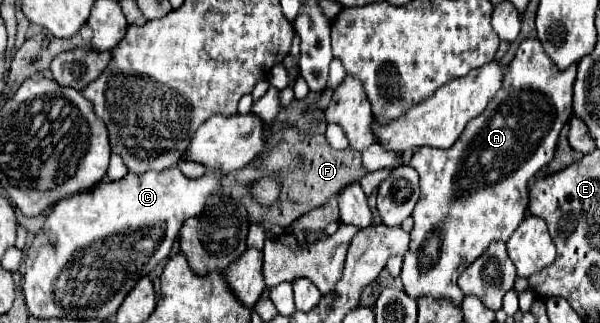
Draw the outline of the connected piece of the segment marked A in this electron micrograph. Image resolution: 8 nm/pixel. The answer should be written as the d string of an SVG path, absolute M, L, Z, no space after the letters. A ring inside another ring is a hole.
M526 39L504 73L500 93L492 97L480 117L468 123L462 137L450 149L422 147L414 153L408 165L418 171L420 201L412 213L414 229L410 231L410 247L400 273L404 291L410 297L430 295L450 299L456 305L462 303L464 293L456 285L458 275L492 241L508 241L524 219L528 179L554 157L560 129L572 113L574 79L576 65L560 73L548 61L540 41ZM432 235L438 237L438 257L424 267L420 255Z

